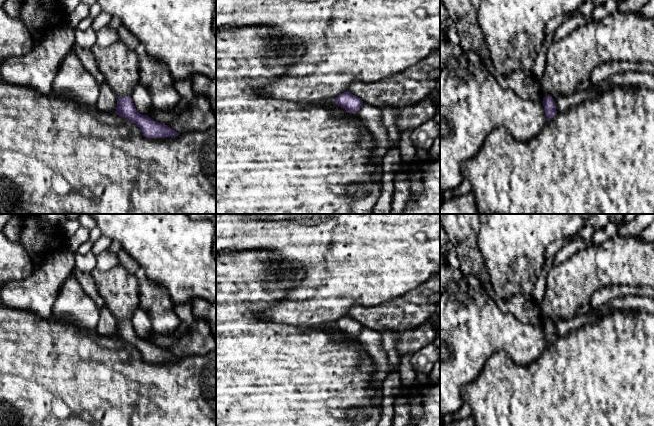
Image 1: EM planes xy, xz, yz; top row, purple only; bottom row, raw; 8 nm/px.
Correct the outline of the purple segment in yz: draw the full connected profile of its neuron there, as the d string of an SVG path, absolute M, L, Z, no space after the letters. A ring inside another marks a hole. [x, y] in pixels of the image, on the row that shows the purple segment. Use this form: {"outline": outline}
{"outline": "M551 96L543 98L543 106L546 113L547 120L550 120L554 117L554 115L557 113L555 101Z"}

